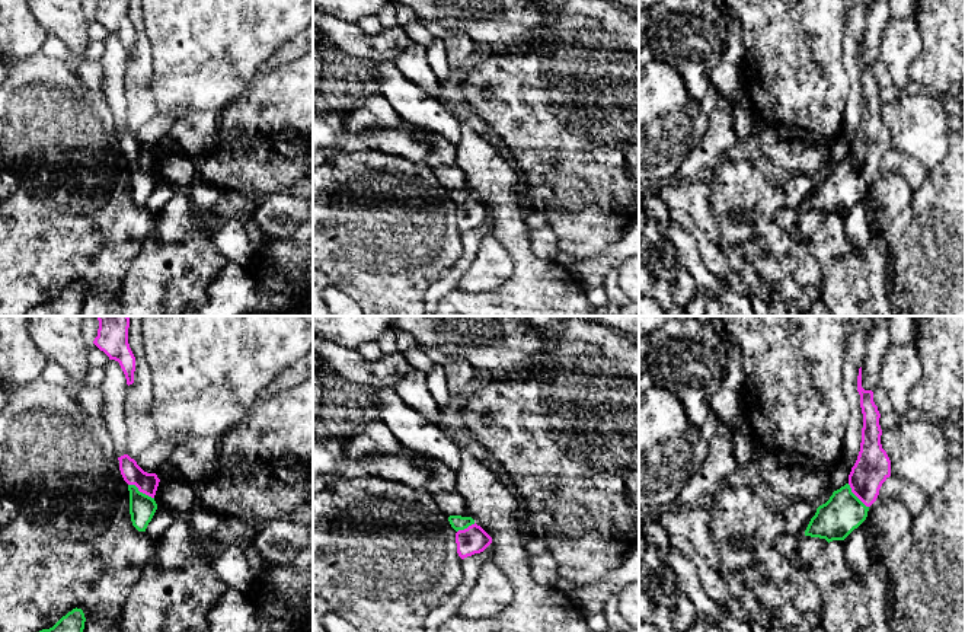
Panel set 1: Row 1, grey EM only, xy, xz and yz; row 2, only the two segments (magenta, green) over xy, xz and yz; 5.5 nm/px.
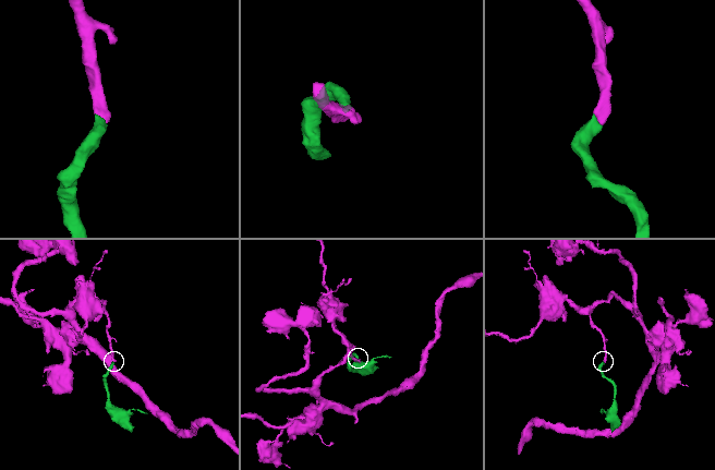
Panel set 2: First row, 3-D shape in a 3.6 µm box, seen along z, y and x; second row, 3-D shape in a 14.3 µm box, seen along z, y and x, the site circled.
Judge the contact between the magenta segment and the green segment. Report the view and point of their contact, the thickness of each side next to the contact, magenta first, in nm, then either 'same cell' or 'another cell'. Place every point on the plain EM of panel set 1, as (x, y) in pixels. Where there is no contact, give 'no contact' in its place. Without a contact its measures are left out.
meets magenta in xy at (141, 165); 120 nm thick on the magenta side, 140 nm on the other; same cell

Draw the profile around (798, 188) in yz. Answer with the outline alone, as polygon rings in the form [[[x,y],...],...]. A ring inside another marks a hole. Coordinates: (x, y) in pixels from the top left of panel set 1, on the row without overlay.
[[[792,175],[782,186],[785,192],[785,207],[795,210],[805,208],[811,192],[817,186],[817,182],[818,181],[806,175]]]

